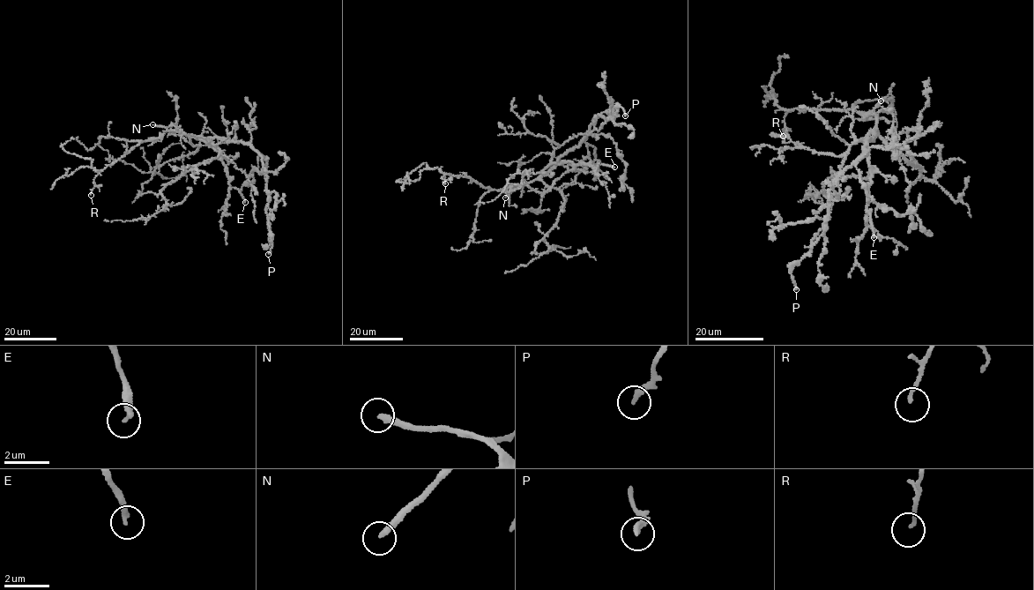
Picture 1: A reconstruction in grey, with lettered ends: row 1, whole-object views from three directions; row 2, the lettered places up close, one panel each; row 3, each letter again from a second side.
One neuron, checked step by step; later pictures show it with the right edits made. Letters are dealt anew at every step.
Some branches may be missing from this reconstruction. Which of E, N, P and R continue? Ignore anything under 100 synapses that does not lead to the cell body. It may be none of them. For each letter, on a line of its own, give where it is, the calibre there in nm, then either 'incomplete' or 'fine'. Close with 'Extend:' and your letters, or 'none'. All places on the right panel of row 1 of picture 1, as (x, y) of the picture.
E: place (874, 237); calibre 240 nm; fine
N: place (881, 100); calibre 280 nm; incomplete
P: place (796, 289); calibre 260 nm; fine
R: place (783, 136); calibre 130 nm; fine
Extend: N

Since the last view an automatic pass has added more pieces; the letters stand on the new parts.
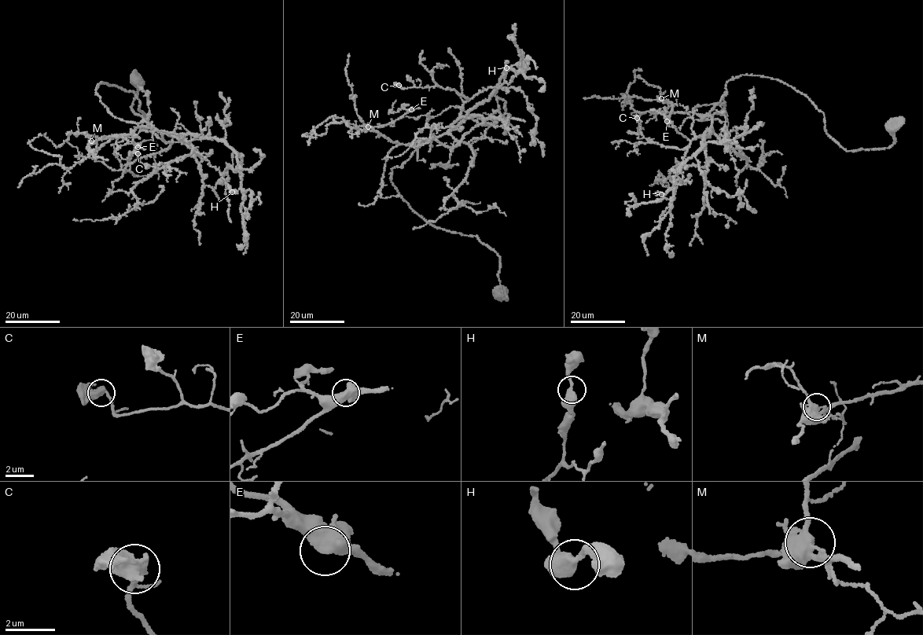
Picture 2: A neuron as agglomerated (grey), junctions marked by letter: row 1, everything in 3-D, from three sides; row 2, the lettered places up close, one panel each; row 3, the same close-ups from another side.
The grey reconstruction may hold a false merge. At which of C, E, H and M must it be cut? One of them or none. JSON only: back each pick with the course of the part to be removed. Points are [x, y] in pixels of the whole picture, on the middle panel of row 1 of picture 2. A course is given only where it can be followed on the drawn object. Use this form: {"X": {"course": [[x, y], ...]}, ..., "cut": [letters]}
{"M": {"course": [[368, 126], [387, 125], [406, 113], [407, 111], [402, 108], [395, 112], [389, 111], [395, 100]]}, "cut": ["M"]}

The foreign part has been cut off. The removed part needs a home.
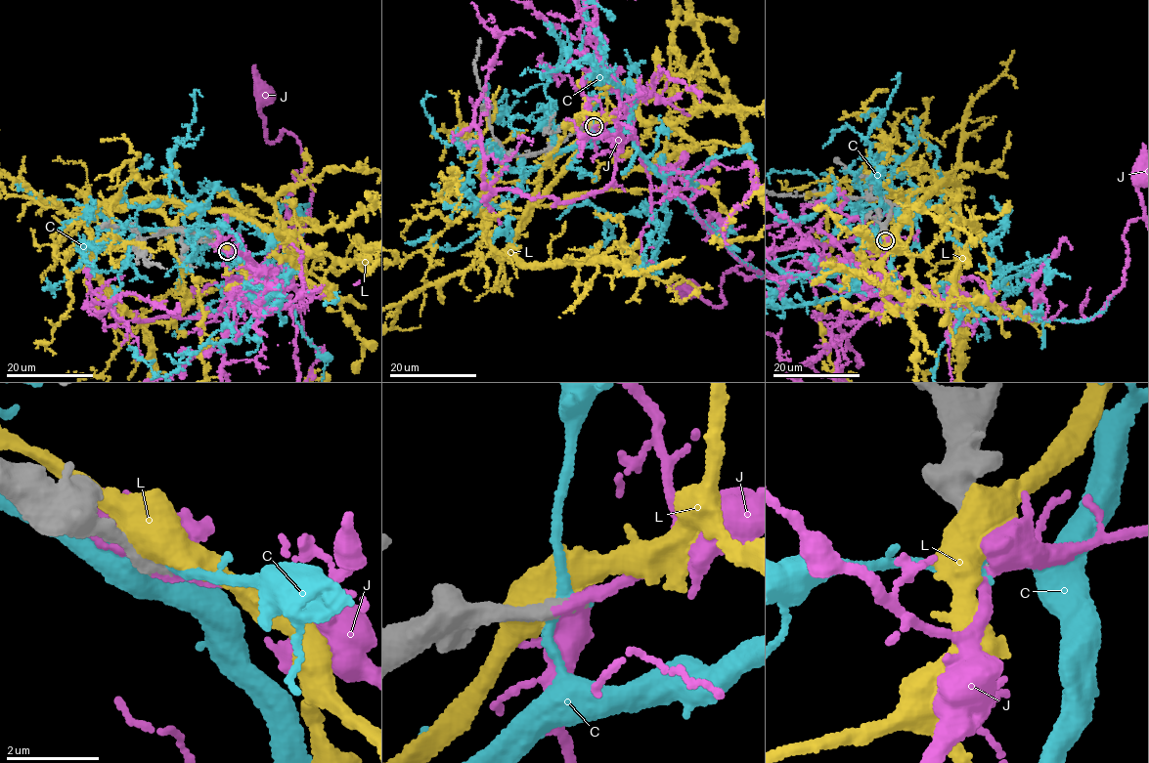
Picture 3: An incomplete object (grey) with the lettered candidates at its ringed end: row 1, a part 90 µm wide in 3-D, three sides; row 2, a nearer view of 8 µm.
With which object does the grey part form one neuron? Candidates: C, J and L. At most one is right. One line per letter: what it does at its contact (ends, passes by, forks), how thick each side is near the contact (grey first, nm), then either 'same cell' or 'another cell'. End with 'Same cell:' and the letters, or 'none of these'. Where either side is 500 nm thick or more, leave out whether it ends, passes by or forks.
C: it passes by; 360 nm thick on the grey side, 240 nm on the other; another cell
J: it passes by; 340 nm thick on the grey side, 380 nm on the other; same cell
L: 400 nm thick on the grey side, 550 nm on the other; another cell
Same cell: J

